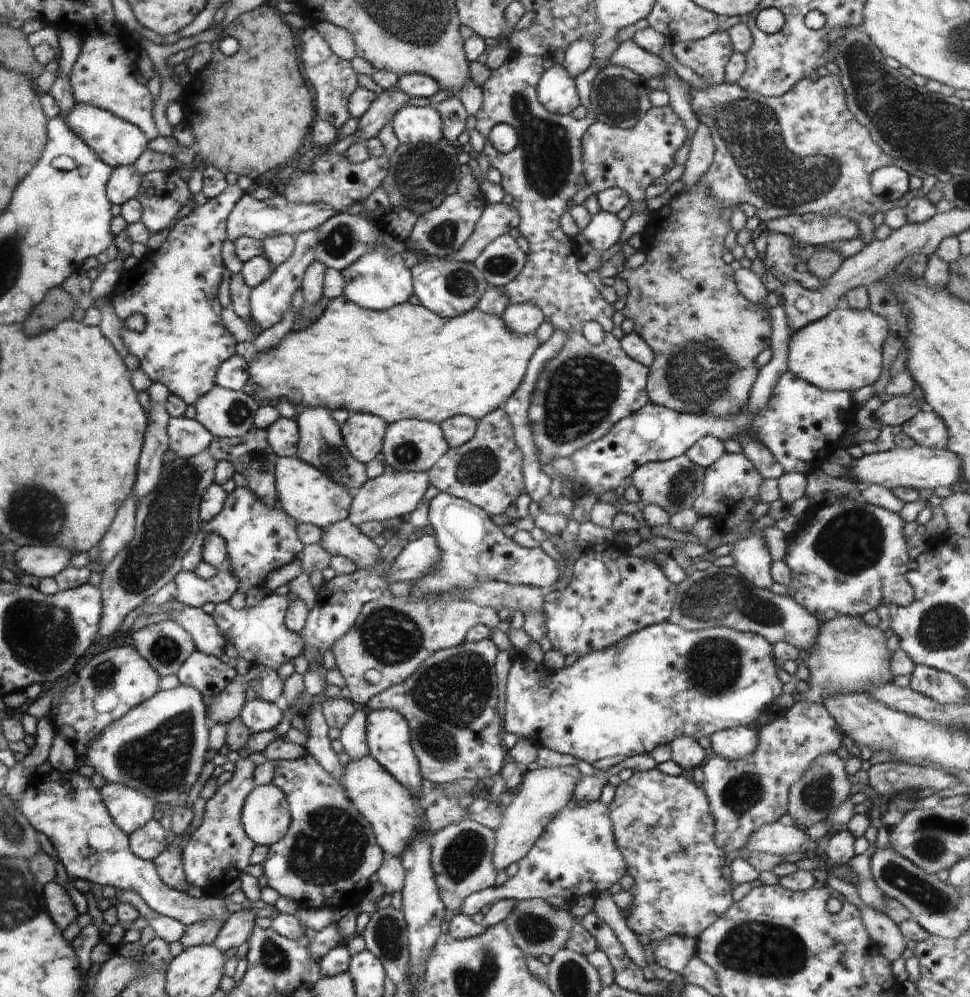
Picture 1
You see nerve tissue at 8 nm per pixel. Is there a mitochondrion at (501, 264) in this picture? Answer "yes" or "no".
yes

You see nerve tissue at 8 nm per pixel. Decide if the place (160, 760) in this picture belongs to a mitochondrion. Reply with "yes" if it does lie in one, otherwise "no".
yes

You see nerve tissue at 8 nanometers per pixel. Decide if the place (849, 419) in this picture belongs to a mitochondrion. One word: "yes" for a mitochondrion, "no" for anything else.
no

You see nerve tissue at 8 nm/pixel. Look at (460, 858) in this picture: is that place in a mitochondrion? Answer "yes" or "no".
yes

